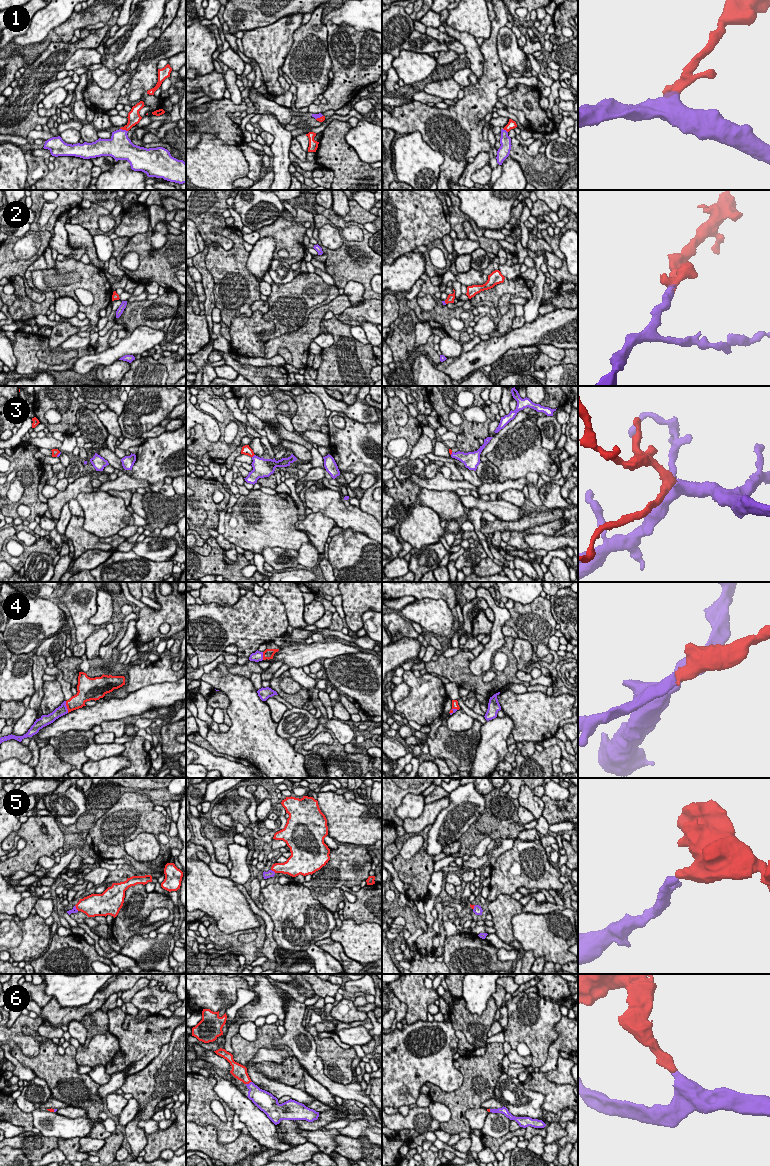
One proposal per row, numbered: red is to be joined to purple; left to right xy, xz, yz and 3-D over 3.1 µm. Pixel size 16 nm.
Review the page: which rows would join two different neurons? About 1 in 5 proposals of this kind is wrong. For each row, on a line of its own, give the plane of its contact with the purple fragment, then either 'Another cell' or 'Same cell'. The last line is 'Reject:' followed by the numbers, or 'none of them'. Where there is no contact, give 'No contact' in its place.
1: Touches purple in xy. Same cell
2: Touches purple in yz. Same cell
3: Touches purple in xz. Same cell
4: Touches purple in xy. Same cell
5: Touches purple in xz. Same cell
6: Touches purple in xz. Same cell
Reject: none of them

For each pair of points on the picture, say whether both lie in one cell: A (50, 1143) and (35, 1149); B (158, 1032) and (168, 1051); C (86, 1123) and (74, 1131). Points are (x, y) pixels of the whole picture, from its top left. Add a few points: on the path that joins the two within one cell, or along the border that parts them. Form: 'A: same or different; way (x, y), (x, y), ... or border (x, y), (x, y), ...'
A: same; way (46, 1144), (39, 1145)
B: different; border (168, 1042), (162, 1046), (160, 1052), (150, 1062)
C: same; way (83, 1125), (77, 1128)

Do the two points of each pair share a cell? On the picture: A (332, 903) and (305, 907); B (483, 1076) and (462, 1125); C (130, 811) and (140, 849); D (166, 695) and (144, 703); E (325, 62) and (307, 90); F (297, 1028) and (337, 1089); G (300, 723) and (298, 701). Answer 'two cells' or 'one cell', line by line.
A: two cells
B: one cell
C: two cells
D: one cell
E: one cell
F: one cell
G: two cells

